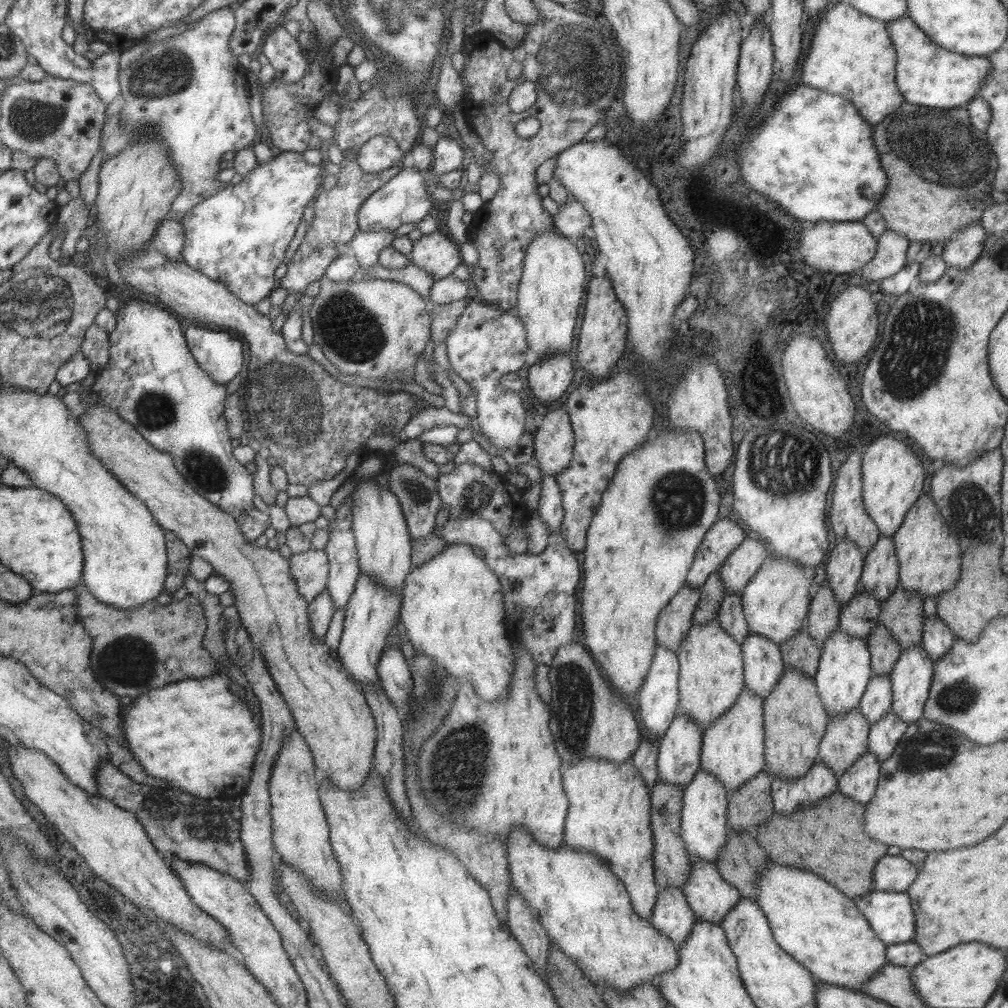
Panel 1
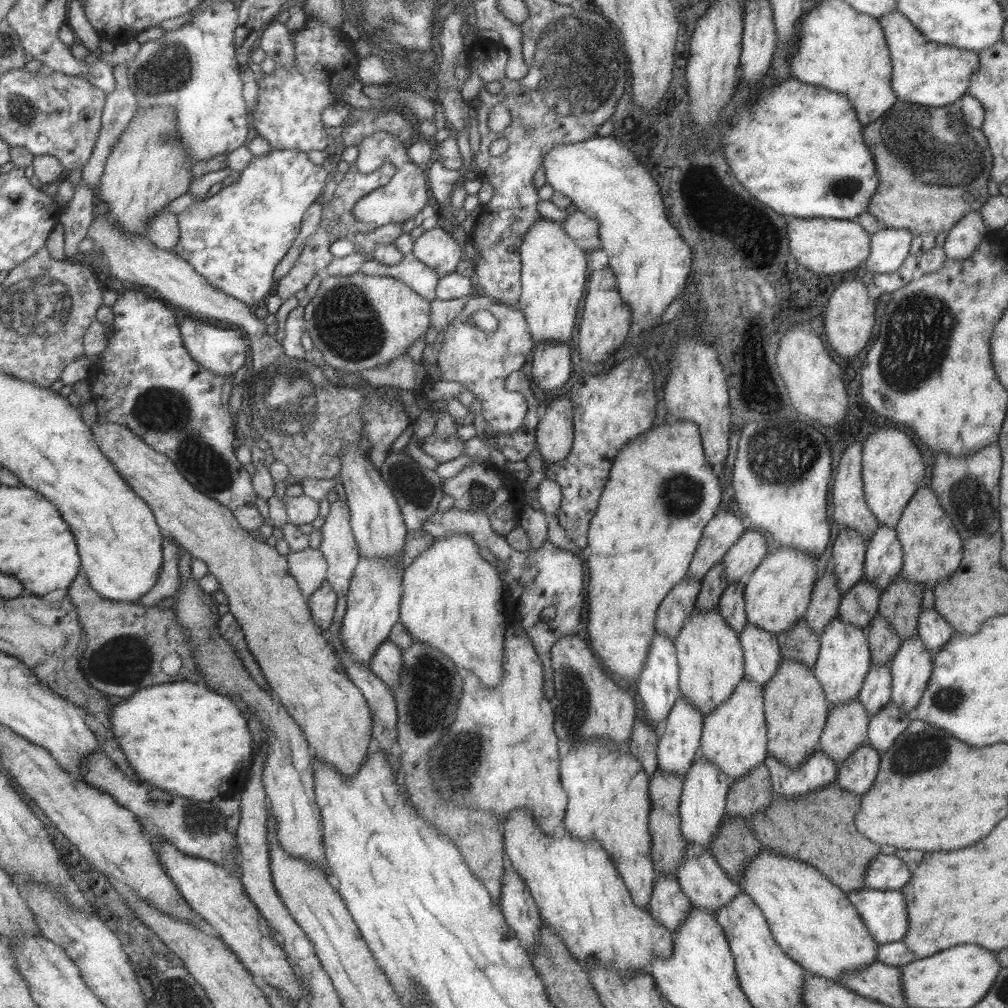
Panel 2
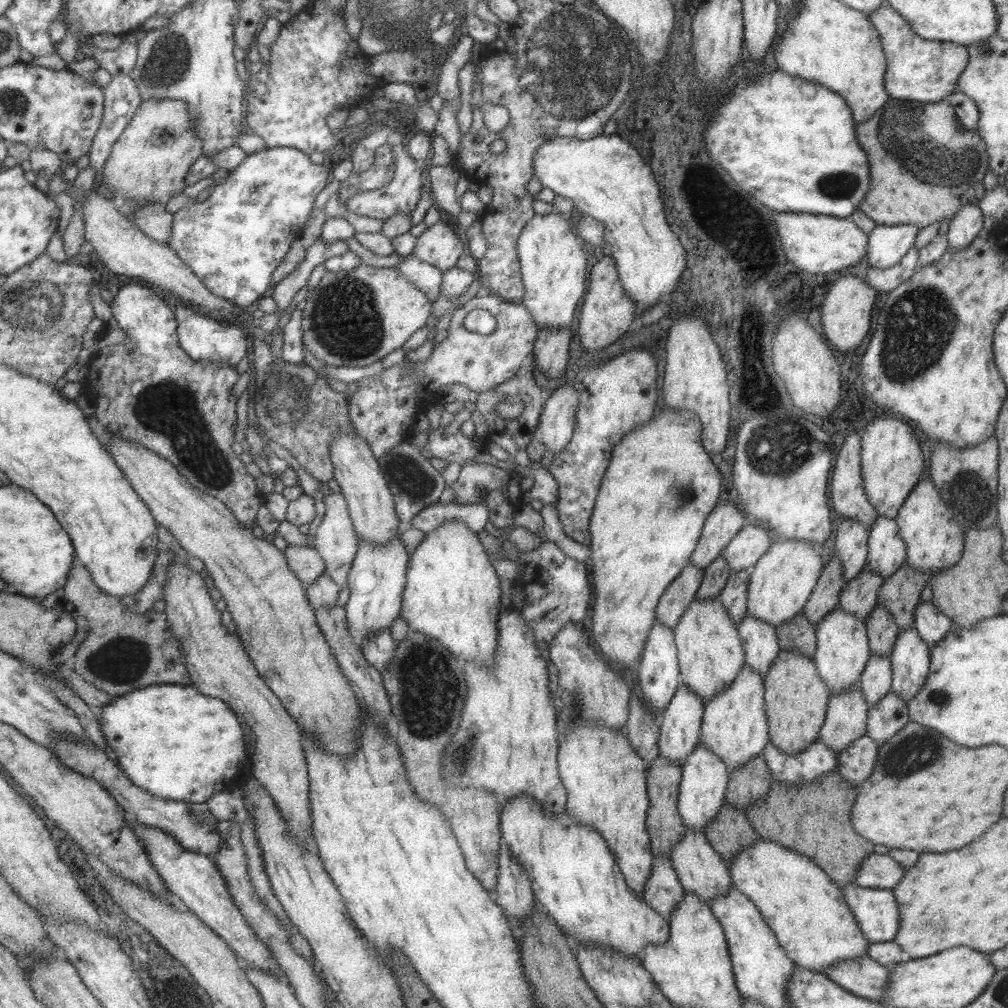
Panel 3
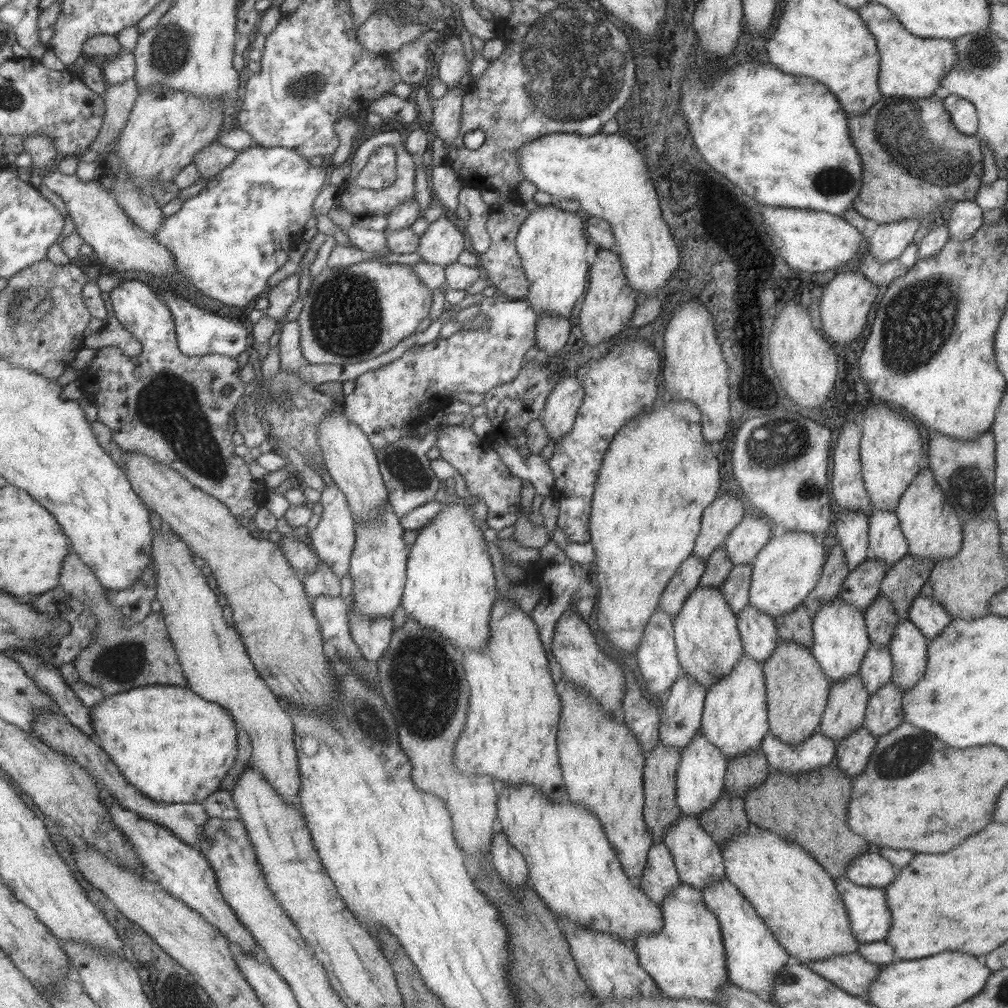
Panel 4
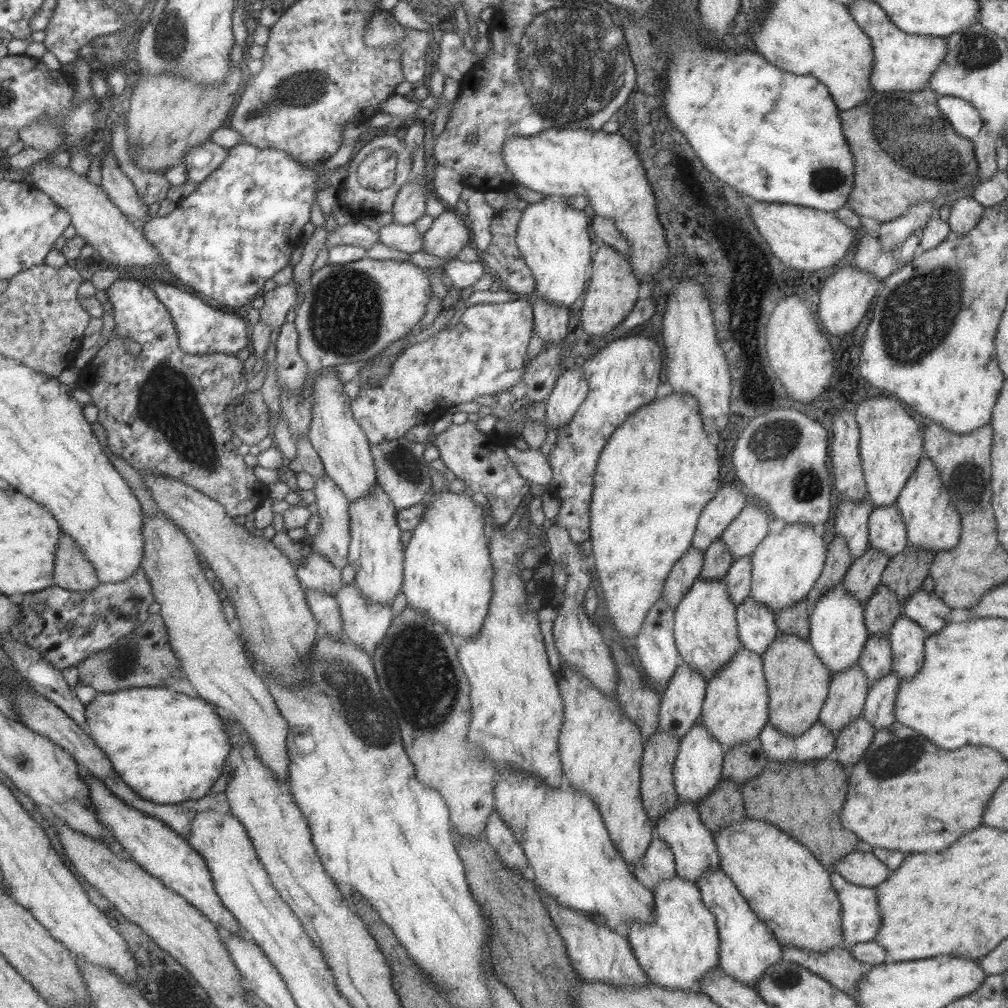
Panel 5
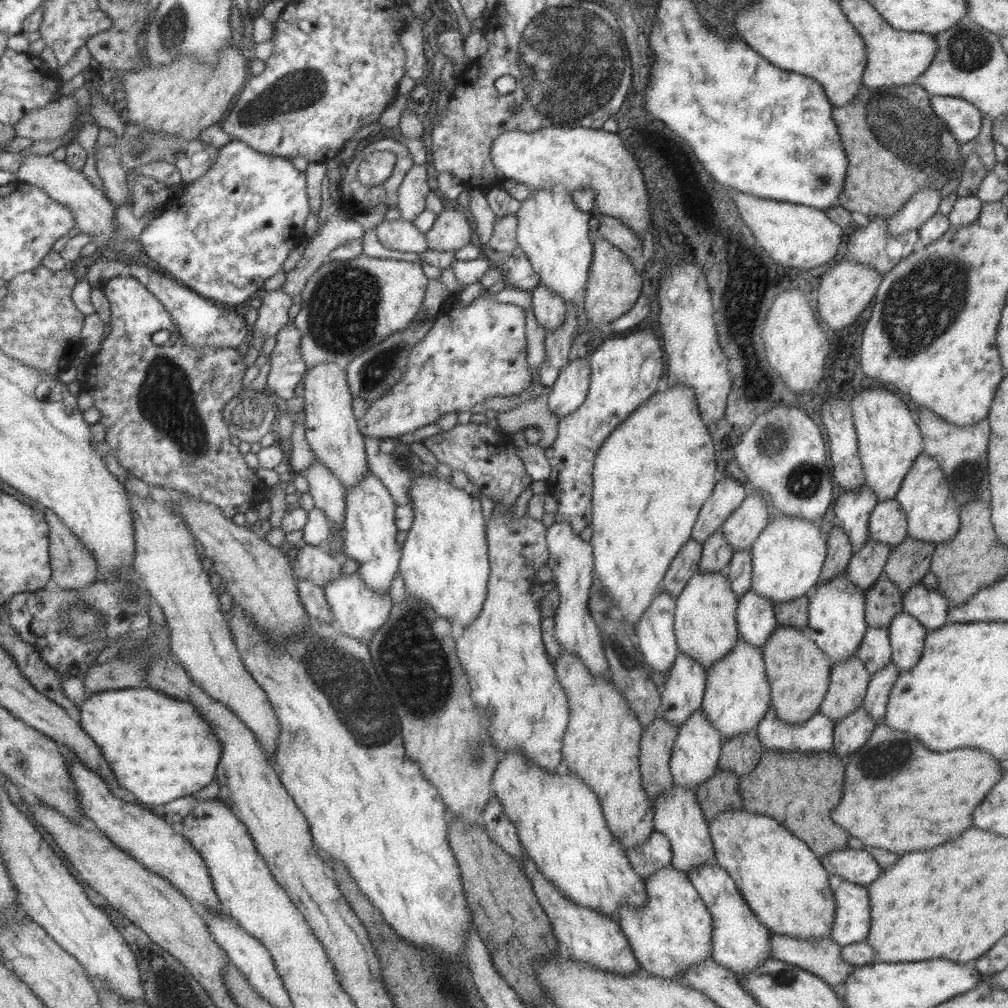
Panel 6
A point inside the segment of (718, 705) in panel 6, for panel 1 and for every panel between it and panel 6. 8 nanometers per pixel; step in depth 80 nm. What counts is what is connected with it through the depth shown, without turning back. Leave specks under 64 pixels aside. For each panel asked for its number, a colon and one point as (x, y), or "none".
1: (732, 748)
2: (733, 737)
3: (734, 727)
4: (734, 718)
5: (735, 707)

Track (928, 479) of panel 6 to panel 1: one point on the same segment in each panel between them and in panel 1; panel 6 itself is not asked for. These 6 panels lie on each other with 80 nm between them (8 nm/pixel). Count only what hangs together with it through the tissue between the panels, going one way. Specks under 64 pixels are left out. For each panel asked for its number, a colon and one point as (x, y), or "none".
1: (928, 554)
2: (932, 549)
3: (933, 538)
4: (932, 530)
5: (932, 523)

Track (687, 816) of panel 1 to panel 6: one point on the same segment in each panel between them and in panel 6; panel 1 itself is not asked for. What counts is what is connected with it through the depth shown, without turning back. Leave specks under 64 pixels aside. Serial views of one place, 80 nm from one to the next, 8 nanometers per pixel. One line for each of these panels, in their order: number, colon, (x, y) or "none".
2: (701, 808)
3: (701, 788)
4: (699, 776)
5: (696, 769)
6: (694, 755)

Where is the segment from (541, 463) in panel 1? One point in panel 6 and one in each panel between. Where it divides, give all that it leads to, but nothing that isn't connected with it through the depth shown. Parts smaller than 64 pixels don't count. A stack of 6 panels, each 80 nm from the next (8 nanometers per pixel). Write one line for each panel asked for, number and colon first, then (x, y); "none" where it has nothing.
2: (554, 433)
3: (556, 422)
4: (558, 414)
5: (570, 388)
6: (570, 387)

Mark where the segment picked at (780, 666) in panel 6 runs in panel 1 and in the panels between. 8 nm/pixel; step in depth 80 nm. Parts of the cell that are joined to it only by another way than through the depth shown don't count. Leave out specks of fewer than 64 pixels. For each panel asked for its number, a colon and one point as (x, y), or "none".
1: (794, 721)
2: (795, 707)
3: (795, 698)
4: (797, 689)
5: (797, 681)

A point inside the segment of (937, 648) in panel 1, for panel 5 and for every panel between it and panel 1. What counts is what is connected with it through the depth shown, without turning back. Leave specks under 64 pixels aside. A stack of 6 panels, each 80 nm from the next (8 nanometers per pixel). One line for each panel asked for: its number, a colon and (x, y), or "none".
2: (934, 631)
3: (931, 624)
4: (924, 612)
5: (926, 609)

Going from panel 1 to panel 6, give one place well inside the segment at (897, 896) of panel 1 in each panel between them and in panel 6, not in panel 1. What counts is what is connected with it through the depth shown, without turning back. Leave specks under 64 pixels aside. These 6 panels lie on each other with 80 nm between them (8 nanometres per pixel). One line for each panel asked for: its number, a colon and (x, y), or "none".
2: (883, 911)
3: (875, 911)
4: (869, 919)
5: (860, 921)
6: (851, 919)

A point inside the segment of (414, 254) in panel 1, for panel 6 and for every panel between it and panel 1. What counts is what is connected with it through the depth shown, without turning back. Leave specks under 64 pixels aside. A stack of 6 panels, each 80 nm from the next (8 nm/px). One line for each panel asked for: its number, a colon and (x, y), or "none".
2: (435, 248)
3: (438, 245)
4: (442, 242)
5: (448, 233)
6: (451, 230)

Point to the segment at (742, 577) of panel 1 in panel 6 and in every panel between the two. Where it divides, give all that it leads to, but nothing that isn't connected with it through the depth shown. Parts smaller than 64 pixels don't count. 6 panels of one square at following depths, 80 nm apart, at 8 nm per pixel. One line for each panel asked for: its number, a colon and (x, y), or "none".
2: (745, 554)
3: (743, 550)
4: (742, 542)
5: (743, 533)
6: (741, 527)

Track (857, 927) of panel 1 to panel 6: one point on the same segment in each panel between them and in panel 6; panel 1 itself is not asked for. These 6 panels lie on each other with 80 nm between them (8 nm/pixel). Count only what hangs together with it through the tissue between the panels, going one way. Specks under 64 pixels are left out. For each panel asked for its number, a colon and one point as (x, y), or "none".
2: (812, 921)
3: (806, 911)
4: (790, 891)
5: (785, 886)
6: (783, 883)

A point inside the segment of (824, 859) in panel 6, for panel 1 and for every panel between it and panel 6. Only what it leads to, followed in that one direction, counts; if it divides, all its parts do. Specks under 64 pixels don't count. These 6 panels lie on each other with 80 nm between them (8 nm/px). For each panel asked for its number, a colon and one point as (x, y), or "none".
1: (891, 873)
2: (883, 872)
3: (880, 872)
4: (870, 870)
5: (860, 868)

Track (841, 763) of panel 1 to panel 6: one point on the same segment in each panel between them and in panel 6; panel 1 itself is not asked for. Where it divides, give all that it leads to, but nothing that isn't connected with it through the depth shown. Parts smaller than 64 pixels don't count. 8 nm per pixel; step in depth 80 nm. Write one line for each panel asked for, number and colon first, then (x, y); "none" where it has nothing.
2: (845, 729)
3: (845, 719)
4: (844, 712)
5: (847, 689)
6: (848, 679)

